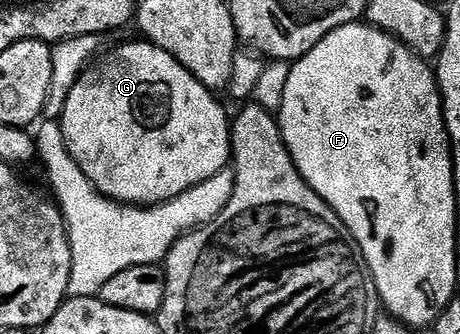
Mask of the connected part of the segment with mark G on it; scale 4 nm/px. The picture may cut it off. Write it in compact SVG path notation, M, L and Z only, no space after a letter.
M144 39L136 40L130 45L122 43L108 50L104 55L98 56L82 72L81 78L75 83L75 87L71 87L71 91L65 95L65 106L59 120L63 139L67 143L67 151L71 155L71 159L75 159L75 163L79 163L83 175L87 175L90 183L104 197L119 201L122 205L148 207L150 205L162 205L165 201L183 195L183 191L203 183L203 179L211 179L211 175L215 175L220 169L224 169L230 164L231 117L225 114L224 107L217 102L218 94L214 90L203 87L203 83L199 83L199 79L195 79L195 75L191 75L191 71L187 71L187 67L183 67L183 63L179 63L171 55L167 55L167 51L149 44Z

